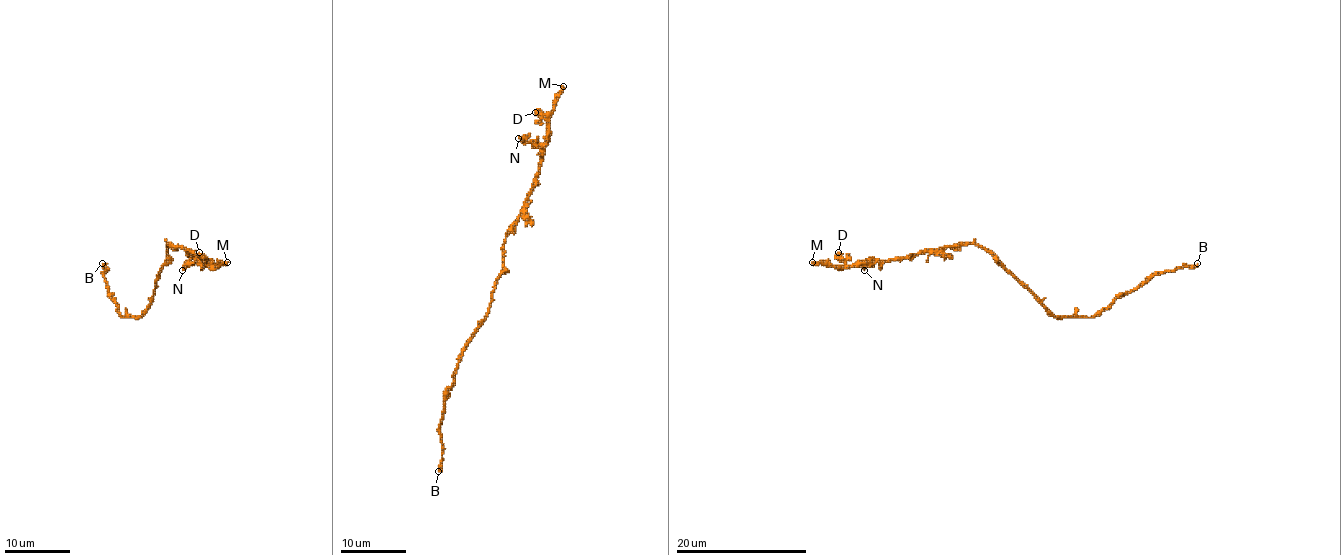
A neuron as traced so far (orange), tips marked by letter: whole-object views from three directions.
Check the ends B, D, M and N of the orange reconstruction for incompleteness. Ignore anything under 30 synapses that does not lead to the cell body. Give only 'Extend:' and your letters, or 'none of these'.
Extend: M

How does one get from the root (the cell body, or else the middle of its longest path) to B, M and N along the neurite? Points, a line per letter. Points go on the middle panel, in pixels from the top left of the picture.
B: (494, 285), (489, 313), (463, 352), (455, 383), (445, 396), (445, 413), (440, 424), (442, 468), (438, 471)
M: (494, 285), (502, 270), (505, 233), (520, 213), (536, 176), (546, 135), (546, 115), (553, 109), (563, 86)
N: (494, 285), (502, 270), (505, 233), (520, 213), (540, 164), (540, 149), (518, 138)

